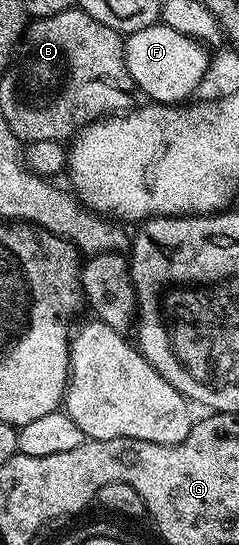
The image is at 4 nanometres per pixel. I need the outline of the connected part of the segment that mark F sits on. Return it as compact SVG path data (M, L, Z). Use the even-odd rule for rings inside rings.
M161 22L129 33L124 43L128 74L132 74L139 93L156 104L177 106L189 101L197 93L212 57L206 44Z

